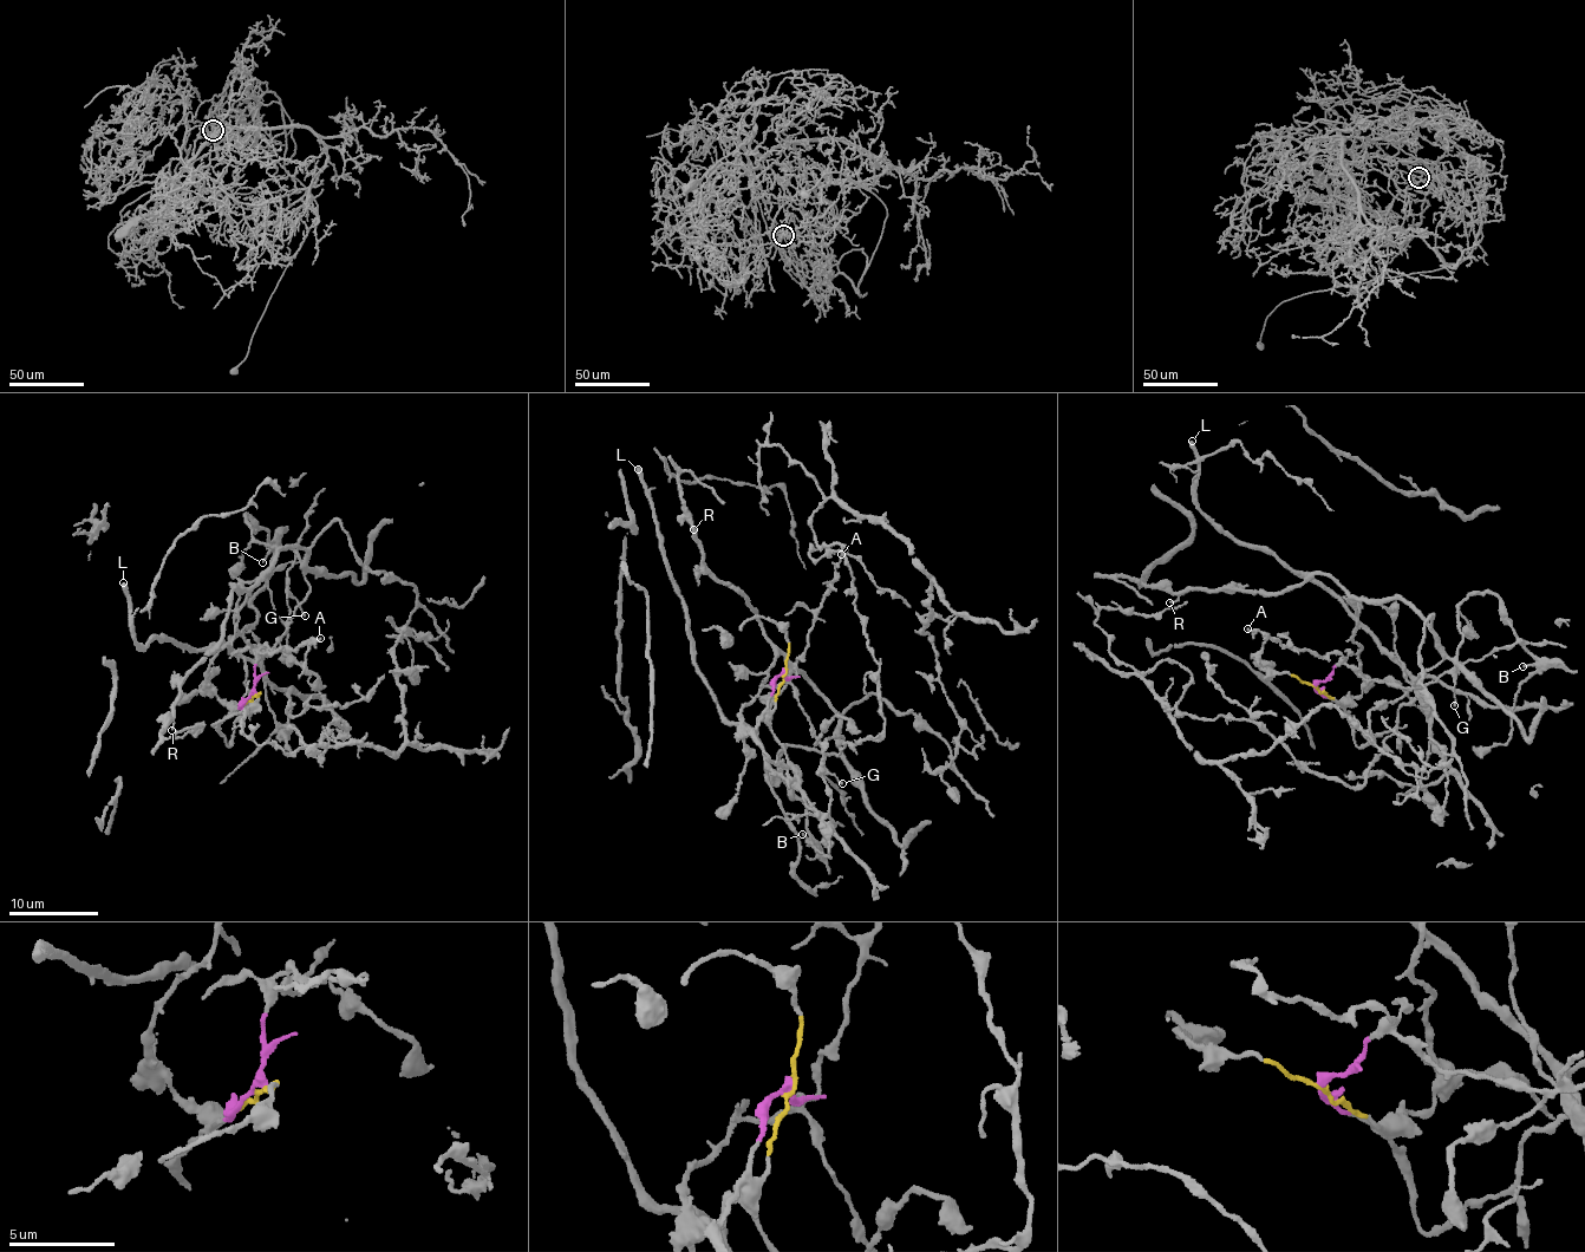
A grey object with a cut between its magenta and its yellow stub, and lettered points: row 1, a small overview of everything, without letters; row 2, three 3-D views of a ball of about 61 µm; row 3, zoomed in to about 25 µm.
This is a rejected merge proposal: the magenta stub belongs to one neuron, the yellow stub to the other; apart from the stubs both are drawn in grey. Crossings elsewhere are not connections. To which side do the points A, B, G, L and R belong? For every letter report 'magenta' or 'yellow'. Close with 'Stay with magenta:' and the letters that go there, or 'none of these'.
A: magenta
B: yellow
G: magenta
L: magenta
R: yellow
Stay with magenta: A, G, L

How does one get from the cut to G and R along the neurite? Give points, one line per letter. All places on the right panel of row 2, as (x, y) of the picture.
G: (1316, 685), (1343, 664), (1354, 666), (1365, 680), (1407, 688), (1429, 684), (1449, 672), (1454, 678), (1454, 706)
R: (1316, 685), (1337, 703), (1358, 697), (1363, 677), (1354, 599), (1330, 575), (1283, 591), (1194, 588), (1169, 602)

